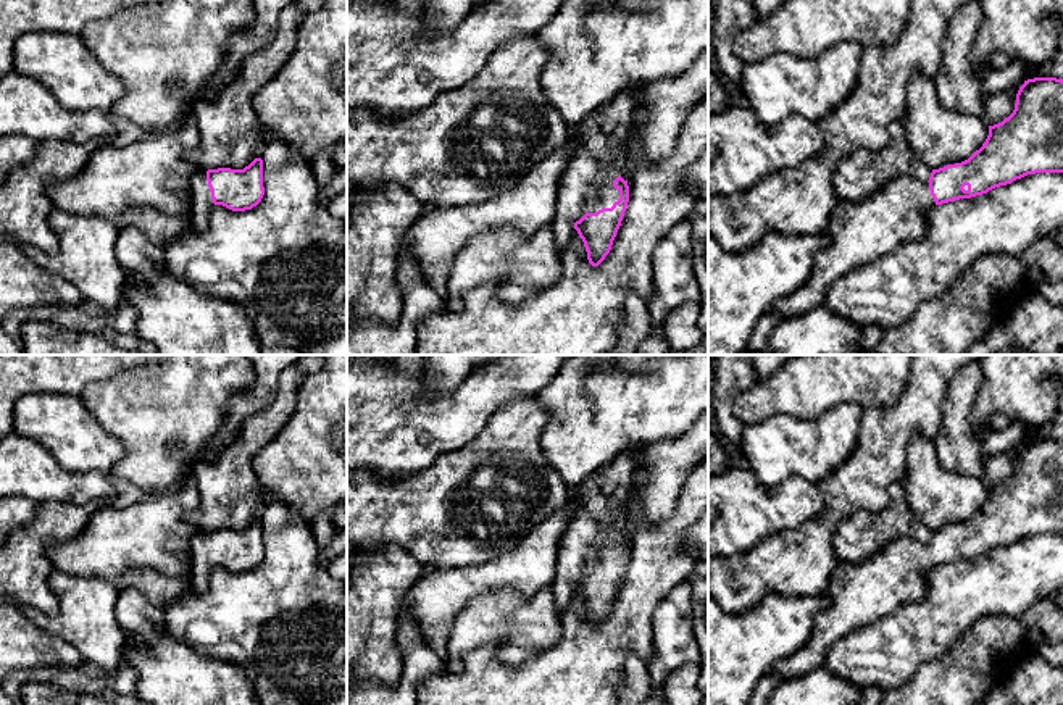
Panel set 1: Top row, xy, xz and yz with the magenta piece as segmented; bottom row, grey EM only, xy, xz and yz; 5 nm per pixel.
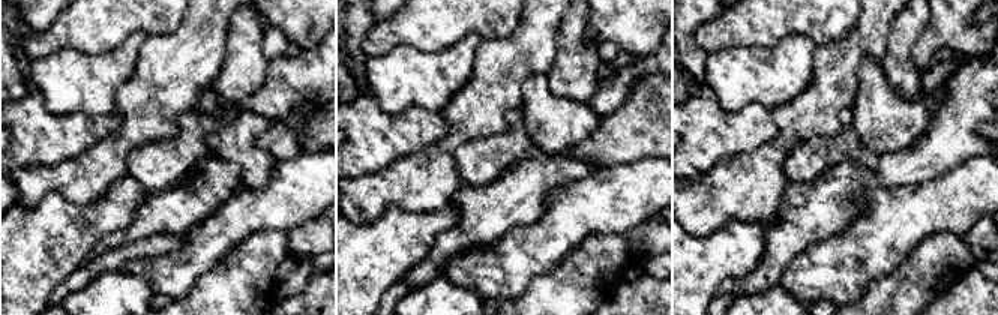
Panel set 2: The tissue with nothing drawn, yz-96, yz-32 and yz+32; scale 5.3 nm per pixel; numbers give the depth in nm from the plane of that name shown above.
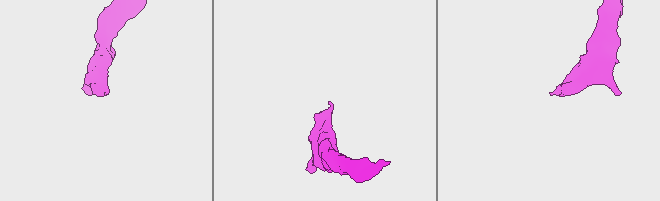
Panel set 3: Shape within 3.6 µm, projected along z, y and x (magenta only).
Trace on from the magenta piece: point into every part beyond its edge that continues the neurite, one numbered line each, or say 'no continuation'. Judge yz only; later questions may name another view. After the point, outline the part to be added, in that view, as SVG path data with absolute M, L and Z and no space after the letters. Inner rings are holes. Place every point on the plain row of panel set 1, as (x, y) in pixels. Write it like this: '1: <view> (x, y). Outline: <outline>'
1: yz (863, 592). Outline: M900 537L887 544L876 555L860 561L839 560L831 581L829 592L832 603L829 608L813 616L813 626L807 642L790 657L766 670L765 674L777 674L781 681L795 679L824 665L831 647L860 628L869 628L879 619L890 616L898 607L913 603L926 594L928 573L936 568L929 552L929 544L913 537Z

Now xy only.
1: xy (202, 565). Outline: M198 531L189 542L190 558L190 590L203 594L210 584L210 574L215 568L206 542L206 532Z

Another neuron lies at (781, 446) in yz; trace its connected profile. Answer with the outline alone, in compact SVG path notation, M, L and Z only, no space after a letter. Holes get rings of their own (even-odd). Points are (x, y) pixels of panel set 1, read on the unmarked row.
M840 403L816 419L777 413L745 424L740 450L765 487L794 476L816 484L857 448L861 413L858 403Z

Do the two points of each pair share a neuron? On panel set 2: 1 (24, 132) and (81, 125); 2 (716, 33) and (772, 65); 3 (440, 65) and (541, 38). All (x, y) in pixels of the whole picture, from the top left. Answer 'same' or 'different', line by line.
1: same
2: different
3: different

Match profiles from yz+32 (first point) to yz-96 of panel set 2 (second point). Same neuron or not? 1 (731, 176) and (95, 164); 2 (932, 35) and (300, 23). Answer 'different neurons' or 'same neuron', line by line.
1: same neuron
2: same neuron

